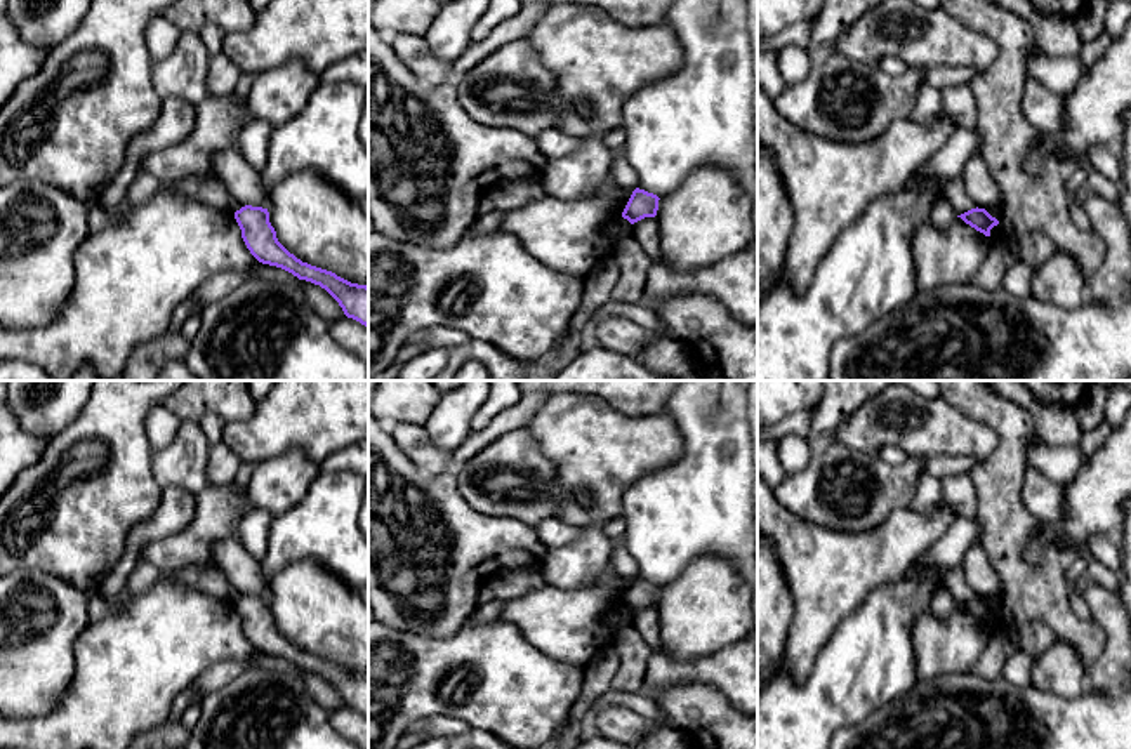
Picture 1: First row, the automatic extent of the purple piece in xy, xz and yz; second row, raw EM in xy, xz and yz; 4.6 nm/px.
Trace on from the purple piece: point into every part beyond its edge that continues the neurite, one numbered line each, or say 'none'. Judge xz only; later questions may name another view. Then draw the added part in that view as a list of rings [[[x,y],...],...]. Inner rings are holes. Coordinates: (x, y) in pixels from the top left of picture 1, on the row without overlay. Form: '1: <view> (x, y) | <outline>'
none

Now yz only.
none

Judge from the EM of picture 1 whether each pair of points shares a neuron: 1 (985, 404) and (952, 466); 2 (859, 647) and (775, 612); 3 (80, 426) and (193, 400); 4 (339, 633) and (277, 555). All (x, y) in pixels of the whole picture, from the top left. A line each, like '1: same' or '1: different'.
1: different
2: different
3: different
4: different

